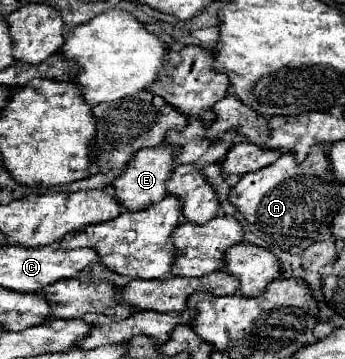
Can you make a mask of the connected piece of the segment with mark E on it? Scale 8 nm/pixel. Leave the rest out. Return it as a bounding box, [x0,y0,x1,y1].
[113,143,177,211]

